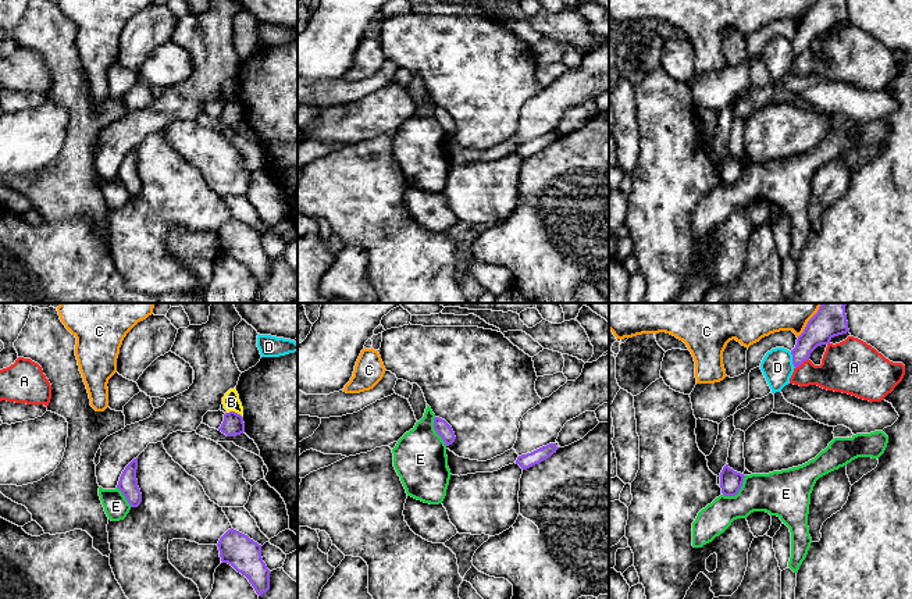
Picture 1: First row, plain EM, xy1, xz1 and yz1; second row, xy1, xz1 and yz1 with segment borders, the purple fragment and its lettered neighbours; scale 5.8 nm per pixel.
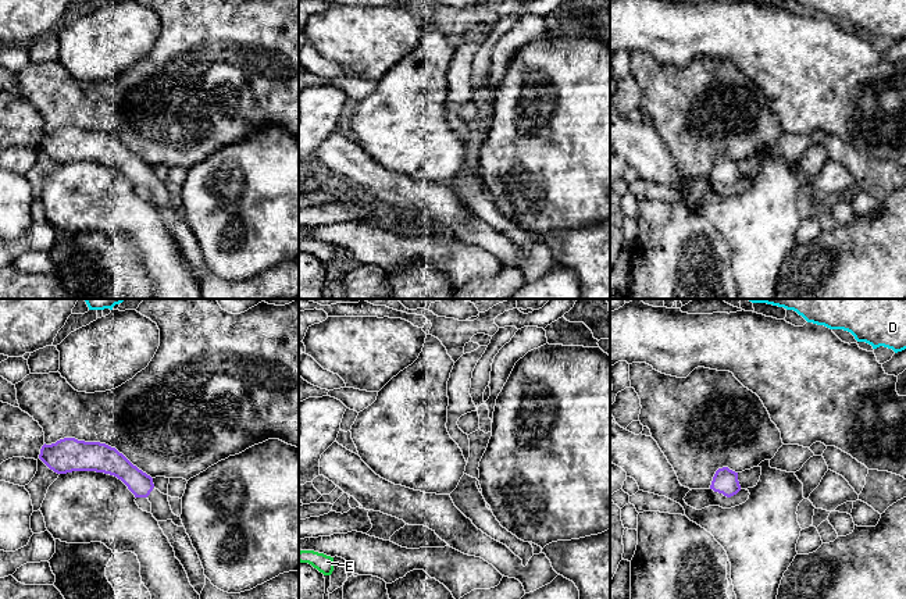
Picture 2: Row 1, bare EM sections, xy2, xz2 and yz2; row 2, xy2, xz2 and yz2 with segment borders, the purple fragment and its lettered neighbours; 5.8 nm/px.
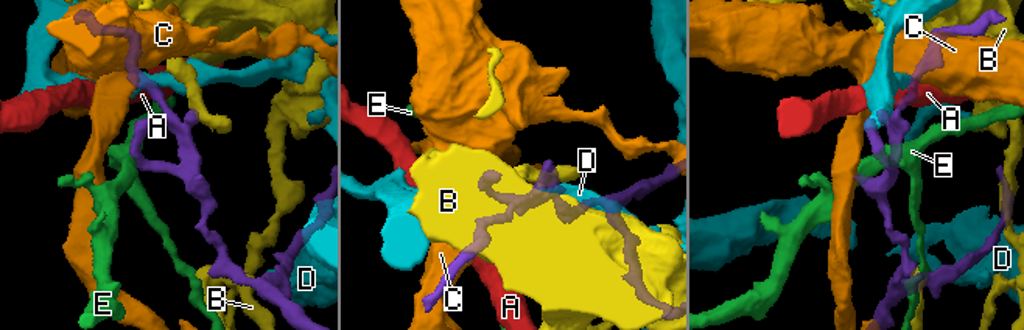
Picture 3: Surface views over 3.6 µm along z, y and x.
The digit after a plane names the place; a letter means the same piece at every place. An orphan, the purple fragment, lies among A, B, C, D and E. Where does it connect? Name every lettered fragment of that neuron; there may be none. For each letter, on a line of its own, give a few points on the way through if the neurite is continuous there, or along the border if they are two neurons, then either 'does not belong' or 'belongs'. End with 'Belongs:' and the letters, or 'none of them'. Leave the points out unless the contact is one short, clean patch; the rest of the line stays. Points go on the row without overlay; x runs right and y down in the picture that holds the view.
A: border along yz1 (808, 47), (795, 57); does not belong
B: does not belong
C: does not belong
D: border along yz1 (790, 40), (795, 56); does not belong
E: border along yz1 (745, 164), (741, 177), (734, 184), (723, 184); does not belong
Belongs: none of them

